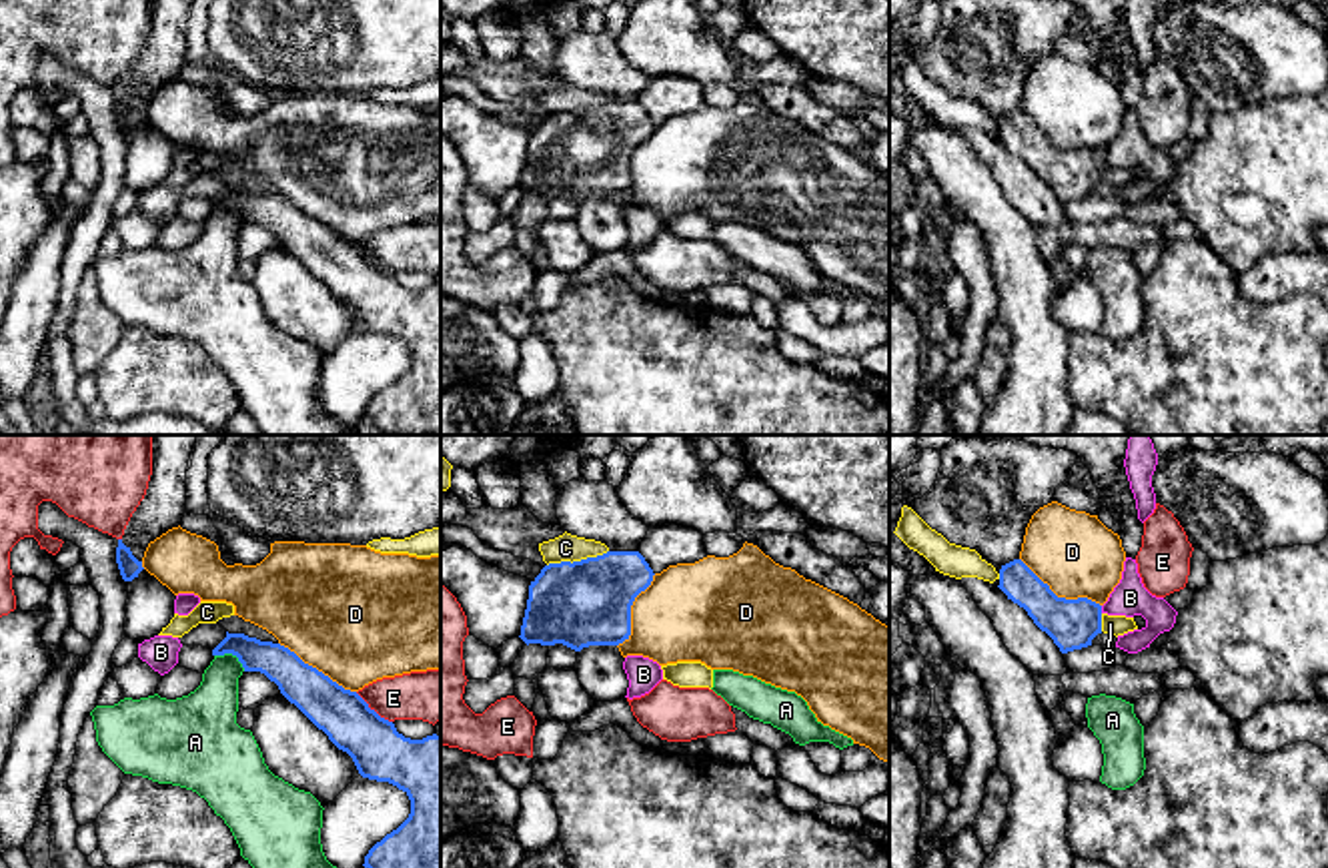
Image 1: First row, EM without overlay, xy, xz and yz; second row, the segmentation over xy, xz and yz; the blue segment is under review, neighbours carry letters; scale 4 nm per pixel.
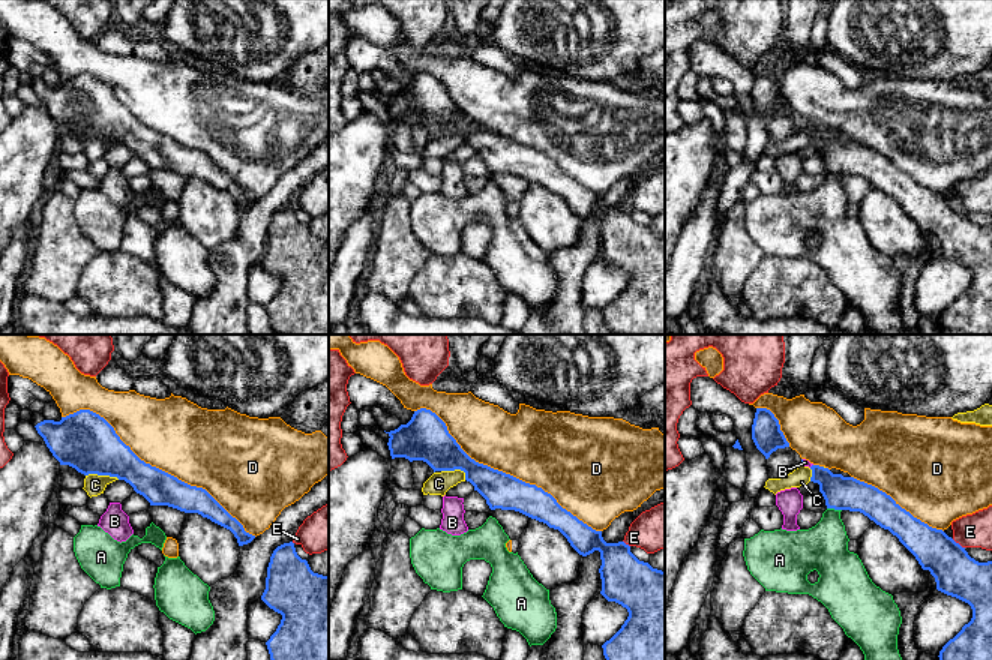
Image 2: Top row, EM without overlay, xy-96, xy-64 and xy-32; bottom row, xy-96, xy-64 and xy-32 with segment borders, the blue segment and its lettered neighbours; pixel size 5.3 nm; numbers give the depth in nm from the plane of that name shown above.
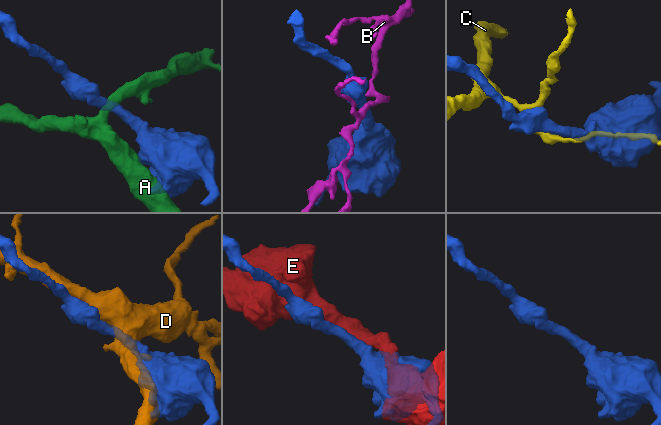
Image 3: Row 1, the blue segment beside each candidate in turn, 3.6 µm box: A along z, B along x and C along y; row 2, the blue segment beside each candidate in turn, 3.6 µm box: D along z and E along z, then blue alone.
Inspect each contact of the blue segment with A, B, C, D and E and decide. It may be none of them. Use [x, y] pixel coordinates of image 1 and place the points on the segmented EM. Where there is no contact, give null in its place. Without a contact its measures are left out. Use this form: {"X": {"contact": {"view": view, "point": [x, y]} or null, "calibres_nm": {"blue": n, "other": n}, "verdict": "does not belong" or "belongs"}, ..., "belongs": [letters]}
{"A": {"contact": {"view": "xy", "point": [233, 654]}, "calibres_nm": {"blue": 150, "other": 200}, "verdict": "does not belong"}, "B": {"contact": {"view": "yz", "point": [1100, 610]}, "calibres_nm": {"blue": 200, "other": 150}, "verdict": "does not belong"}, "C": {"contact": {"view": "xz", "point": [577, 562]}, "calibres_nm": {"blue": 340, "other": 110}, "verdict": "does not belong"}, "D": {"contact": {"view": "yz", "point": [1060, 598]}, "calibres_nm": {"blue": 200, "other": 320}, "verdict": "does not belong"}, "E": {"contact": {"view": "xy", "point": [373, 710]}, "calibres_nm": {"blue": 220, "other": 220}, "verdict": "does not belong"}, "belongs": []}

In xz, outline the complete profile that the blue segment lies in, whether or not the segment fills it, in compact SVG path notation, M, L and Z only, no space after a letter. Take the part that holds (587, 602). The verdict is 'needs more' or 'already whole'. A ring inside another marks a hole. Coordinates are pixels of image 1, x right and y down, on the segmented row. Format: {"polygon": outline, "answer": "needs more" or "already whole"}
{"polygon": "M607 551L581 561L549 563L529 585L521 639L563 643L575 652L589 645L619 645L631 635L631 605L653 581L653 569L639 551Z", "answer": "already whole"}

